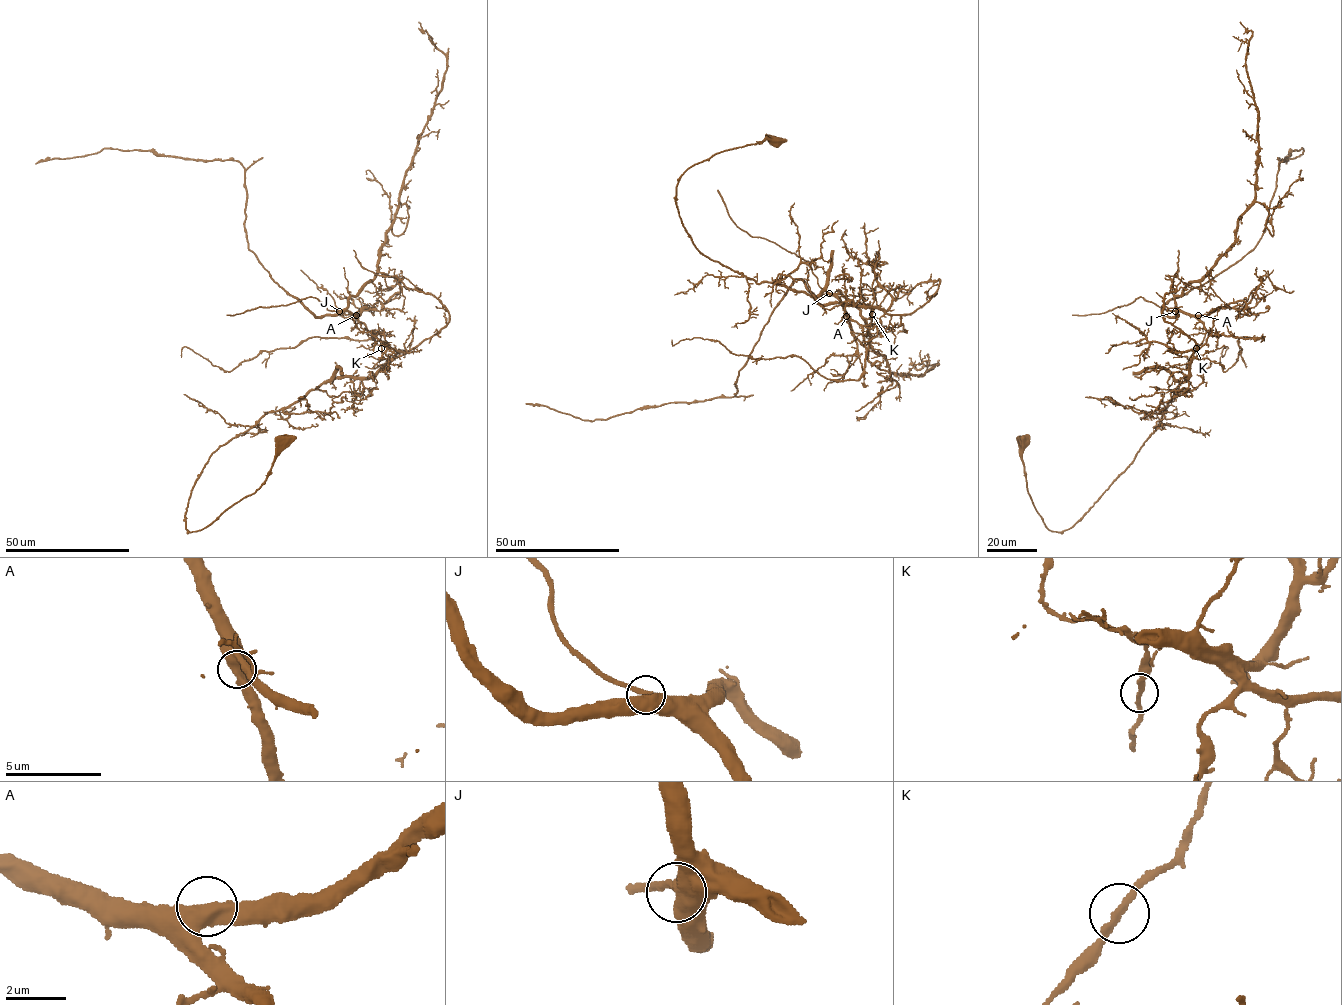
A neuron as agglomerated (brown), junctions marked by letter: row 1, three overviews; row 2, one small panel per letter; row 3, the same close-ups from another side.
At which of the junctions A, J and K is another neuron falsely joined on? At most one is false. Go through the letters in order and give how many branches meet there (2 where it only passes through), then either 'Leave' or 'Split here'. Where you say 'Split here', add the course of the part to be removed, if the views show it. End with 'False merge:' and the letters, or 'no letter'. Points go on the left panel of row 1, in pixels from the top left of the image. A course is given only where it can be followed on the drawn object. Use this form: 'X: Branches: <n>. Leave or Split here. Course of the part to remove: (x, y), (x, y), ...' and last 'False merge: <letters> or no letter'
A: Branches: 2. Leave
J: Branches: 2. Leave
K: Branches: 2. Split here. Course of the part to remove: (381, 349), (380, 333), (347, 311), (314, 316), (248, 249), (244, 169), (238, 161), (104, 148), (35, 164)
False merge: K

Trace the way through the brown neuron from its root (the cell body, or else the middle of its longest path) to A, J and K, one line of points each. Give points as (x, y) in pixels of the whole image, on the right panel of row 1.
A: (1024, 440), (1035, 508), (1049, 530), (1070, 528), (1160, 424), (1208, 330), (1198, 315)
J: (1024, 440), (1035, 508), (1049, 530), (1070, 528), (1132, 462), (1188, 377), (1190, 356), (1208, 330), (1175, 311)
K: (1024, 440), (1035, 508), (1049, 530), (1070, 528), (1160, 424), (1197, 349)

